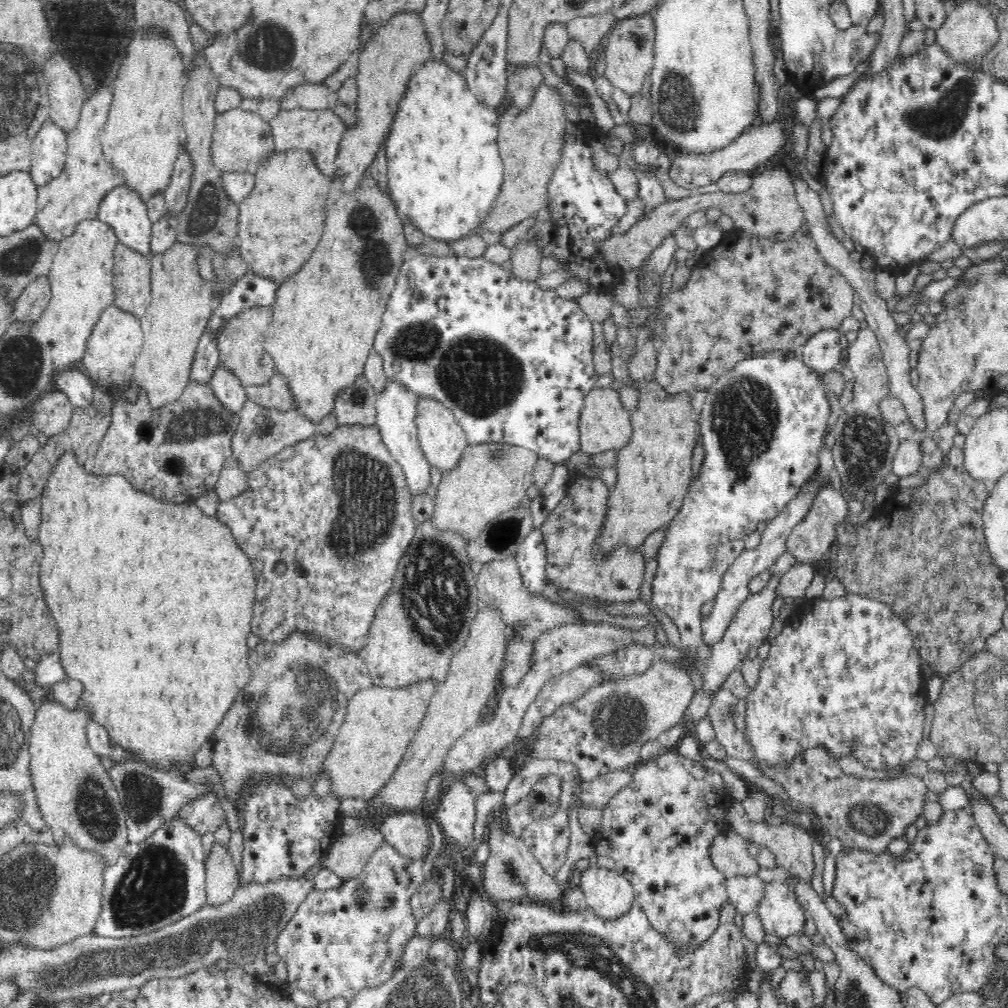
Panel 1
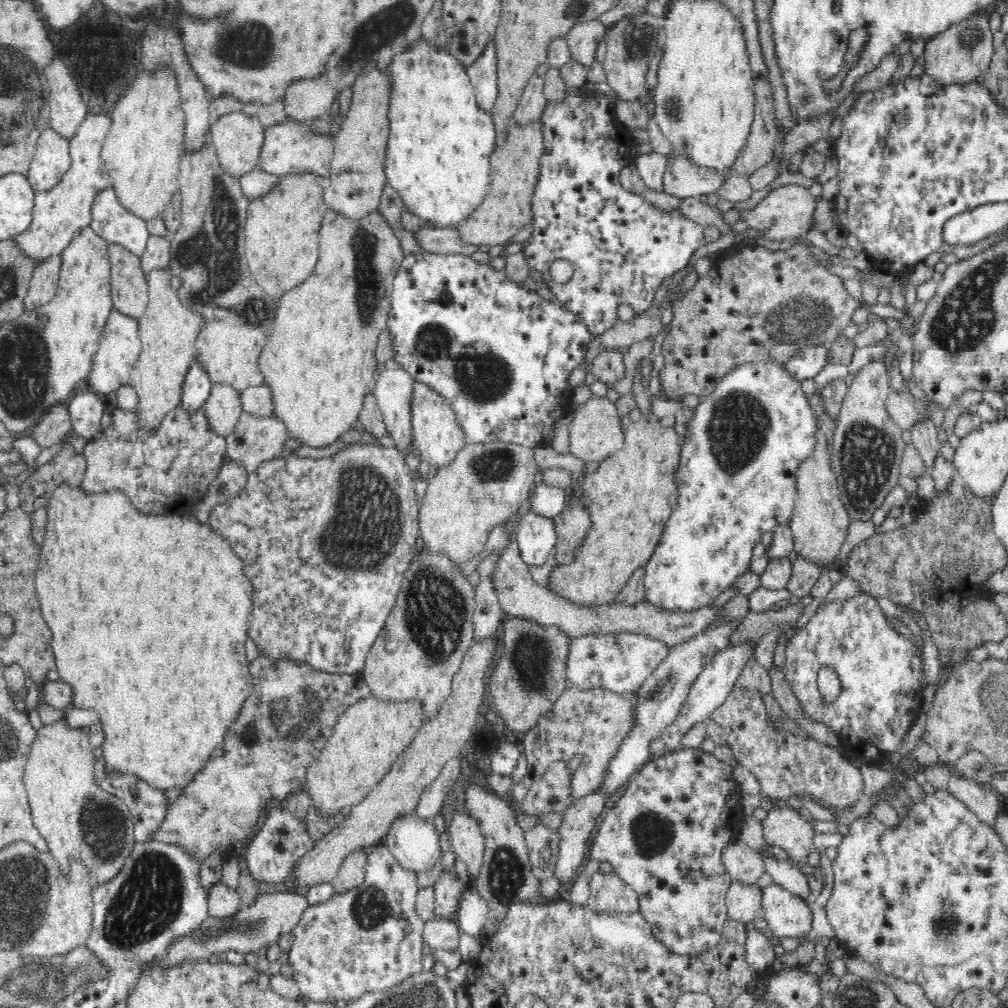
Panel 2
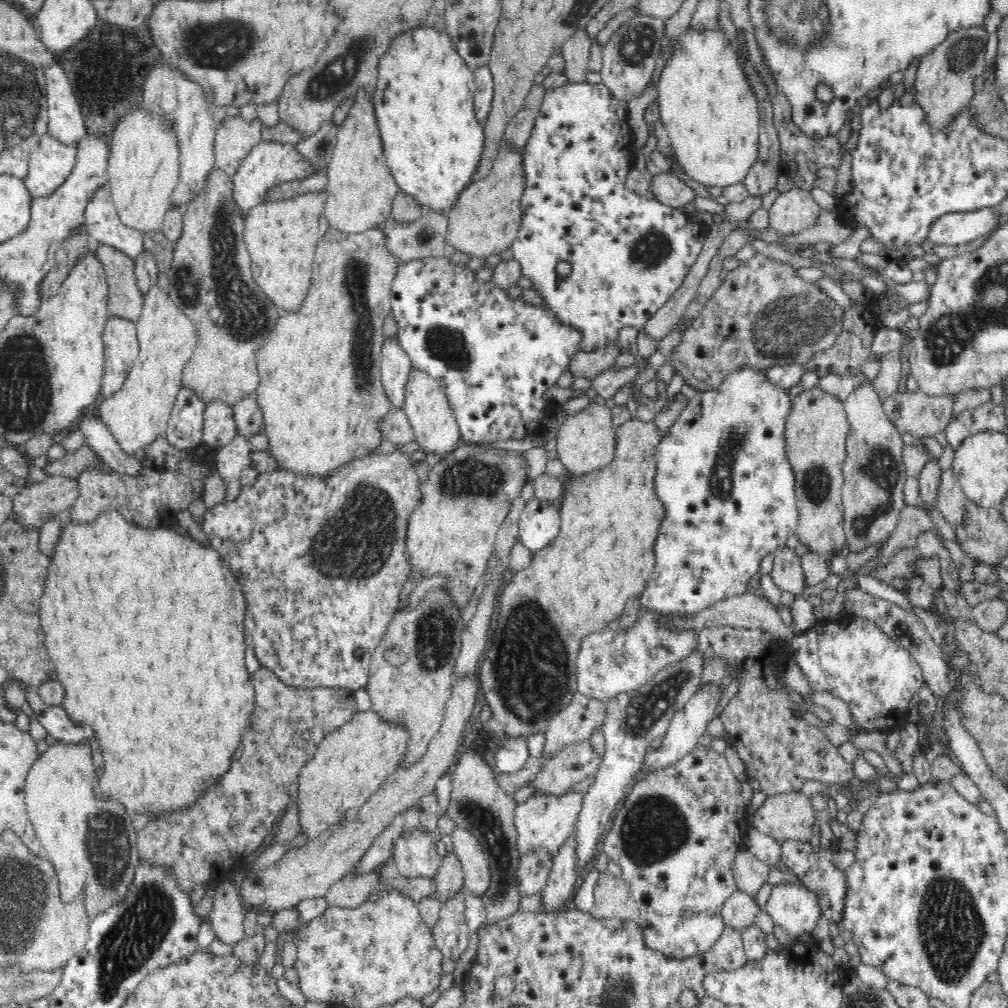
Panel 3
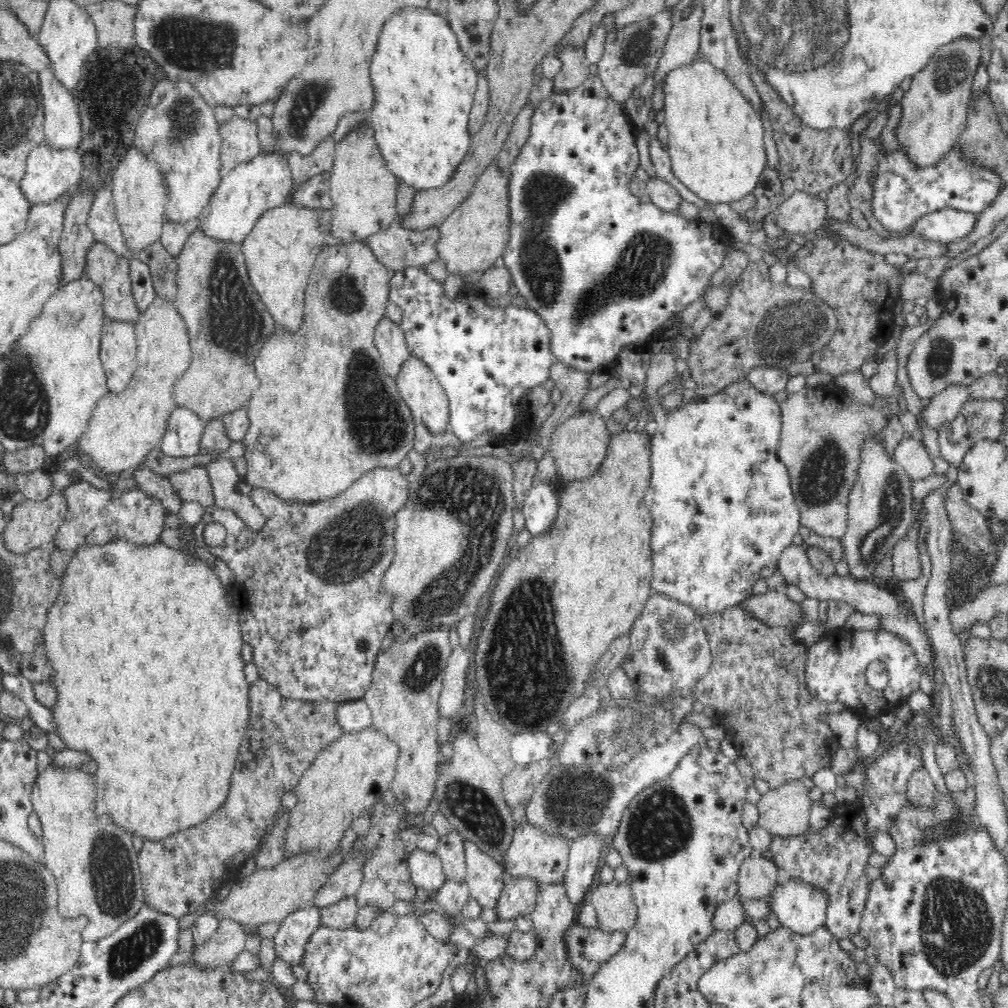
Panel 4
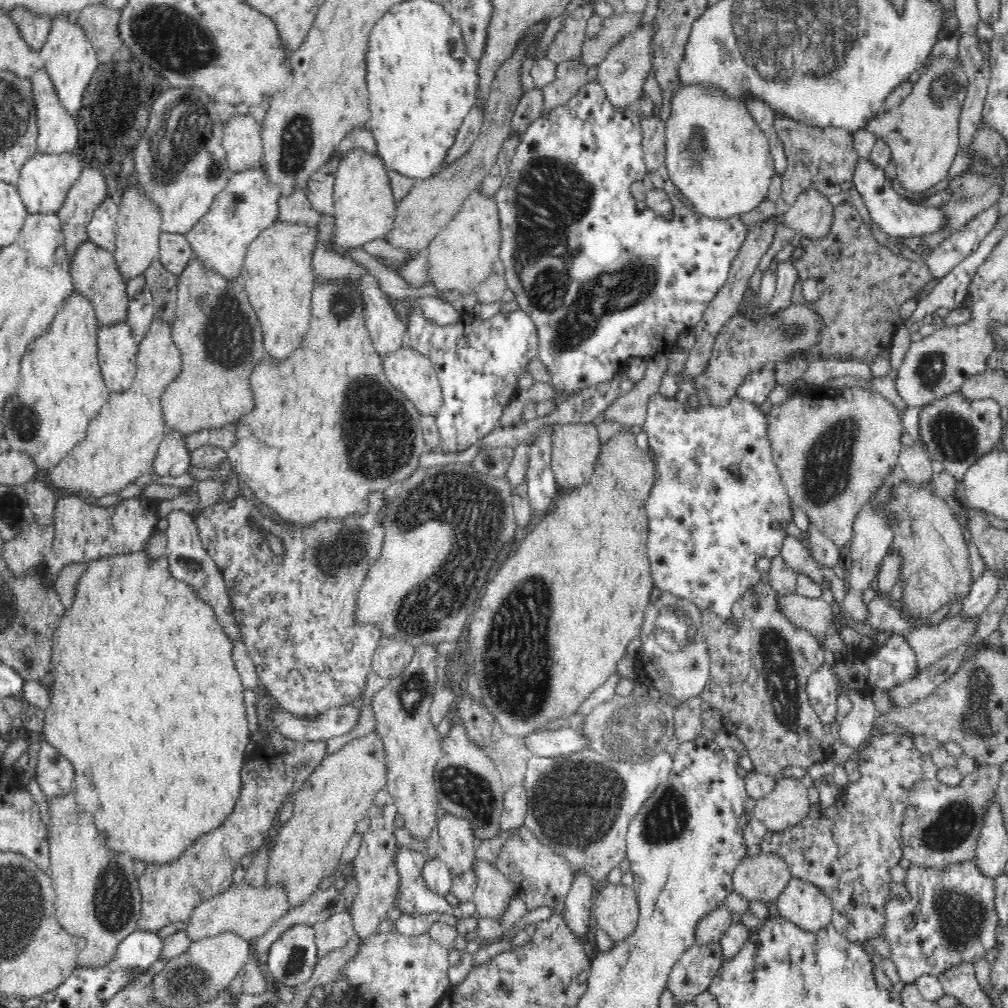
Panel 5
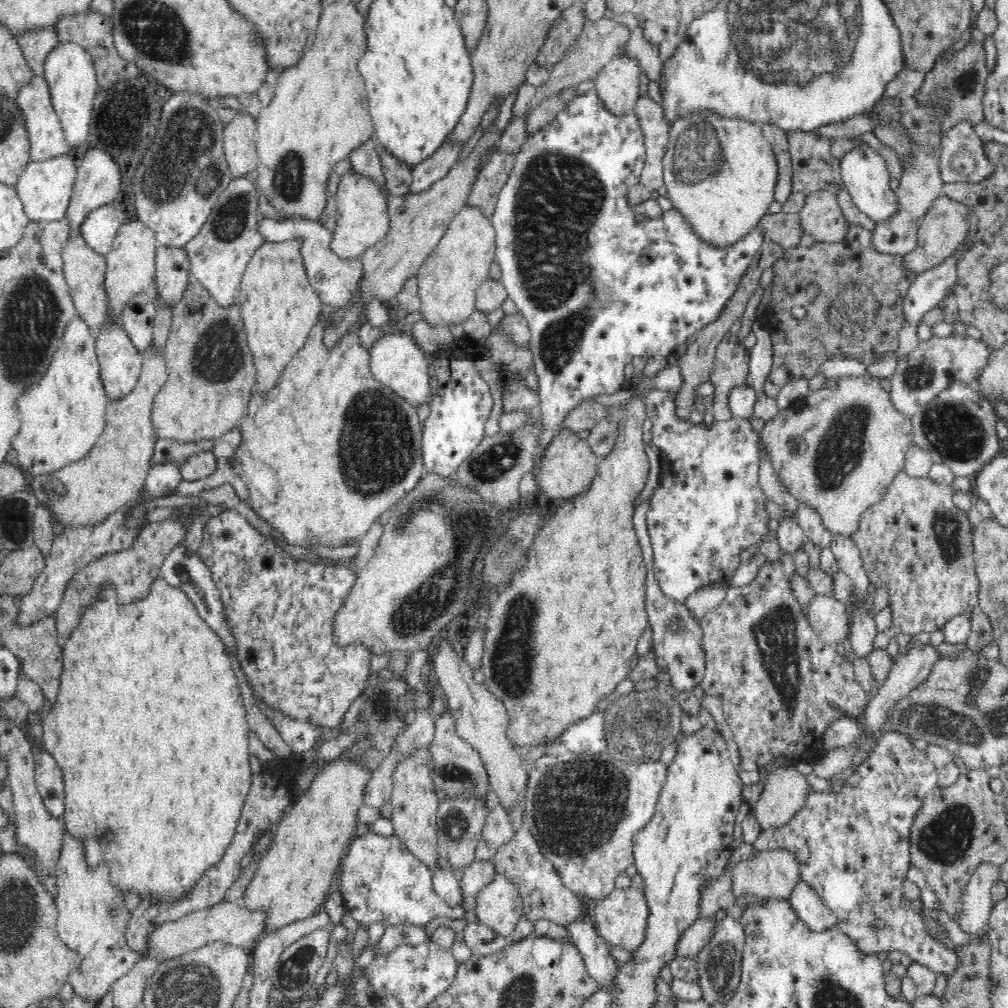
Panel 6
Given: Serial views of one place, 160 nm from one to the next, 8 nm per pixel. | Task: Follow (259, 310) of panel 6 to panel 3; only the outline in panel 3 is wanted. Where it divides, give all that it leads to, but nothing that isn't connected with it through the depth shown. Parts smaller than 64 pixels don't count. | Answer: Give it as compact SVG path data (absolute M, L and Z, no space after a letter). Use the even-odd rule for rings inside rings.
M308 191L284 200L267 200L250 207L245 218L244 241L248 249L254 280L278 302L278 308L296 310L312 284L316 242L328 230L325 217L326 192Z

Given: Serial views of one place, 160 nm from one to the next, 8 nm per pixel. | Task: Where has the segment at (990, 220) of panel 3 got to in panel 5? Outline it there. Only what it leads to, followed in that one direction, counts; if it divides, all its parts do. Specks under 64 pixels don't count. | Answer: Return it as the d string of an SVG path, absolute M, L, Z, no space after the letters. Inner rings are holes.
M858 159L853 184L862 196L873 222L876 222L890 237L899 237L906 241L912 237L918 240L928 234L938 234L940 230L944 230L948 226L948 215L946 215L944 207L926 208L916 206L908 199L904 199L896 184L886 178L884 170L876 168L869 159Z

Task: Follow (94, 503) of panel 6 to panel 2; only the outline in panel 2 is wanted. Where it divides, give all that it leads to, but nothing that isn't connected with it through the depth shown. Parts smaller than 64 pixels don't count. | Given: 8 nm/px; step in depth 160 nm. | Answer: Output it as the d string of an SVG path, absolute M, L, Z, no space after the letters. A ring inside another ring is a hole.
M169 265L148 271L146 278L149 301L144 318L138 320L144 350L131 372L130 382L139 395L139 406L132 412L138 413L144 430L155 431L164 414L182 404L185 377L196 355L196 338L204 317L184 305L178 291L172 288L173 274Z

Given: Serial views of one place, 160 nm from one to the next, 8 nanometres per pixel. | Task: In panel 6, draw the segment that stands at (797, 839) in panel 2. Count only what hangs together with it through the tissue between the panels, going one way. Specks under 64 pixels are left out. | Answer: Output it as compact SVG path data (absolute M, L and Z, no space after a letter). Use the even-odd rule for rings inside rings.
M794 765L784 766L766 775L766 786L760 800L752 807L761 830L788 824L807 804L810 785Z

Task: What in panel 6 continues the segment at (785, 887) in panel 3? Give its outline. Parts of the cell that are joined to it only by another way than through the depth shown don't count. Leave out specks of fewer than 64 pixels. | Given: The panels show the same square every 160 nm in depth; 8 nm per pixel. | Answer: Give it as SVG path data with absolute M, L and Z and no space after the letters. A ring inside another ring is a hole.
M803 881L798 882L794 886L794 890L792 890L787 902L793 908L796 917L809 930L827 931L831 927L835 928L836 916L823 903L821 897L814 891L814 888L807 883Z

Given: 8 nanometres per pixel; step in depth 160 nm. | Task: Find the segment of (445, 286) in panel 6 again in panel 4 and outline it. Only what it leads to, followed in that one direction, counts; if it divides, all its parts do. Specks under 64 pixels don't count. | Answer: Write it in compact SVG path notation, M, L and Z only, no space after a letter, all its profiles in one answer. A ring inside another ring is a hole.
M497 160L492 161L477 179L471 193L438 226L440 229L440 238L436 242L438 258L446 264L449 273L462 276L472 271L484 272L494 266L493 263L497 258L503 256L510 242L510 180L510 168L500 167Z

